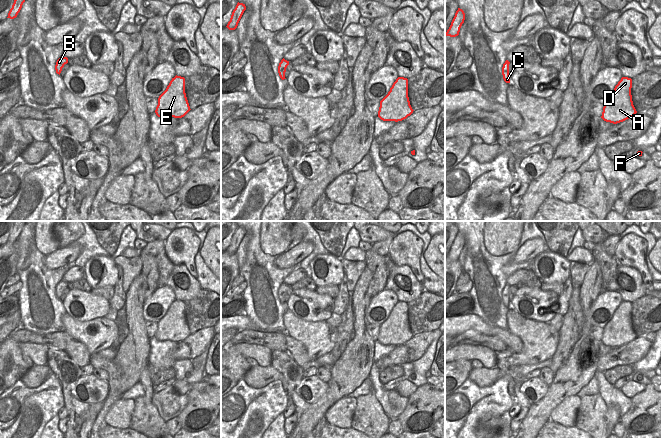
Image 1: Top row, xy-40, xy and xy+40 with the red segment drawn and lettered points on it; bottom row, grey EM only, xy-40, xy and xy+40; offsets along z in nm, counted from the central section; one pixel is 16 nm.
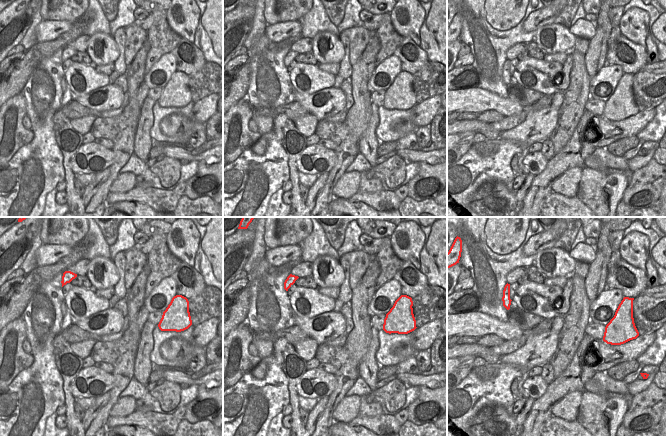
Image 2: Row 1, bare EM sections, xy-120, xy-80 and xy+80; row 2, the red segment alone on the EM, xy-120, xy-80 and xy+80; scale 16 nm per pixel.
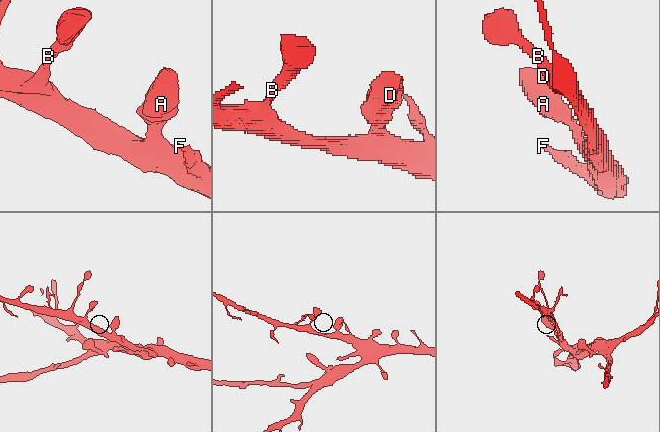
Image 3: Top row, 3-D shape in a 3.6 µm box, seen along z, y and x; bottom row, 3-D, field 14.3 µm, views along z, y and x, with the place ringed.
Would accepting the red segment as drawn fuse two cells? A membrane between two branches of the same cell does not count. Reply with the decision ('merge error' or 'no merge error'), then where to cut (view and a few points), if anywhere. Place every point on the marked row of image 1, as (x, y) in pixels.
no merge error | no cut

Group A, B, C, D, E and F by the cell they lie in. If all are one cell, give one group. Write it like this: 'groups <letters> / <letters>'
groups A B C D E F

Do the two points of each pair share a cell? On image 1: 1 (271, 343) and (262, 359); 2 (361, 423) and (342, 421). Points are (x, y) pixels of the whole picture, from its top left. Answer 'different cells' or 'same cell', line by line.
1: different cells
2: different cells

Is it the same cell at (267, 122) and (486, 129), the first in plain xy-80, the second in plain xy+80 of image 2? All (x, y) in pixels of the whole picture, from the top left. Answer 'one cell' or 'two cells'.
one cell

